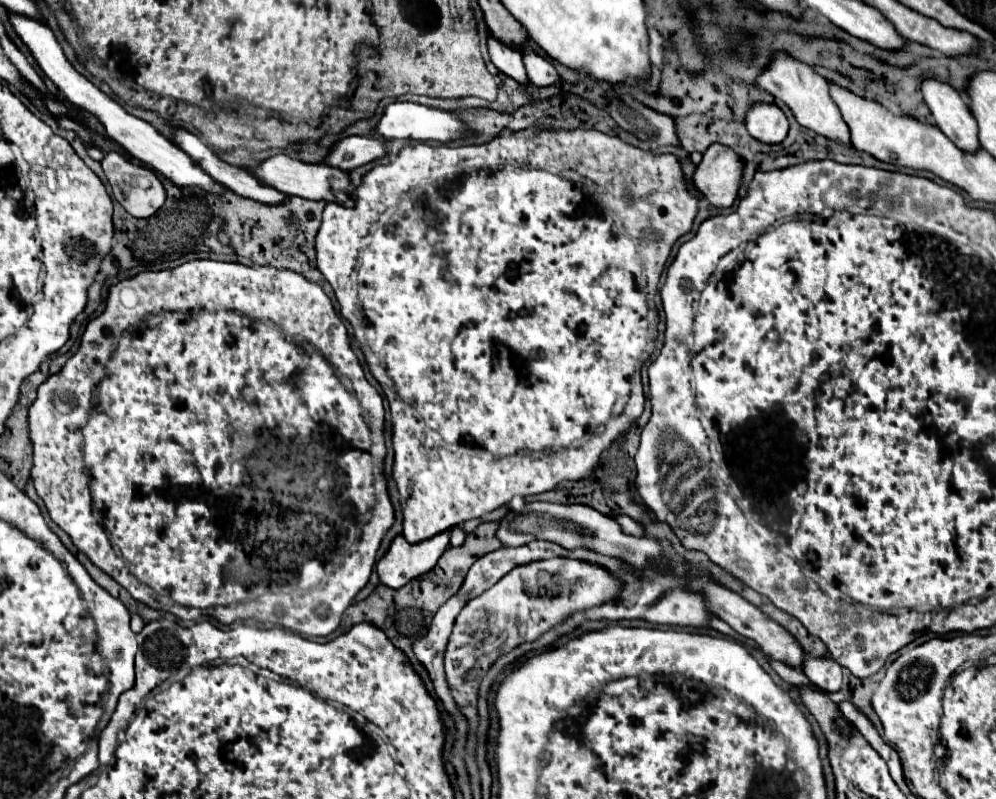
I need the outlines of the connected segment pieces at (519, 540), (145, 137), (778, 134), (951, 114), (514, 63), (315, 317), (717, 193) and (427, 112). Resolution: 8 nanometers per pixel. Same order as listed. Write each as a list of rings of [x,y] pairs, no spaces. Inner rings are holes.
[[[526,503],[522,513],[510,511],[506,517],[498,521],[496,537],[504,547],[520,547],[534,539],[550,539],[558,541],[558,545],[566,549],[576,547],[590,547],[604,555],[620,557],[636,567],[644,567],[646,557],[658,553],[658,547],[654,545],[654,539],[648,537],[634,537],[620,531],[614,519],[602,515],[600,511],[588,507],[588,505],[554,505],[554,503]]]
[[[10,15],[10,21],[18,33],[18,37],[28,45],[28,49],[32,51],[36,63],[40,65],[40,69],[46,73],[48,79],[54,81],[54,85],[64,93],[64,97],[68,97],[74,105],[82,107],[84,111],[92,113],[96,119],[100,119],[100,123],[104,125],[108,137],[116,139],[134,159],[142,161],[144,165],[152,167],[154,171],[158,171],[160,175],[164,175],[166,179],[170,179],[174,185],[178,187],[200,187],[206,193],[222,193],[224,187],[220,183],[216,183],[214,179],[210,179],[184,151],[180,151],[176,145],[172,145],[168,139],[164,139],[150,123],[130,115],[122,105],[118,105],[112,97],[108,97],[104,91],[100,91],[94,83],[90,83],[84,75],[80,75],[70,61],[66,59],[62,47],[58,45],[52,29],[40,21],[22,17],[22,15]]]
[[[754,101],[746,109],[746,127],[752,137],[772,145],[786,137],[788,119],[778,105]]]
[[[926,77],[922,81],[922,95],[930,107],[934,123],[958,149],[978,149],[978,125],[970,115],[966,99],[960,91],[934,77]]]
[[[488,35],[488,53],[490,53],[490,61],[498,67],[498,71],[502,71],[508,77],[514,77],[516,81],[522,83],[528,81],[522,55],[516,53],[514,47],[504,45],[502,41],[494,39],[494,35]]]
[[[194,259],[194,261],[188,261],[188,263],[174,267],[174,269],[146,271],[146,273],[138,273],[132,279],[120,281],[118,285],[110,287],[106,311],[86,325],[80,349],[66,361],[66,365],[58,373],[50,375],[38,387],[38,397],[30,405],[28,419],[30,419],[30,425],[28,425],[30,437],[34,443],[32,483],[34,483],[40,499],[44,501],[52,521],[70,535],[70,539],[78,547],[78,551],[86,553],[92,563],[96,563],[108,575],[112,575],[118,583],[122,583],[126,587],[126,591],[136,601],[142,601],[152,609],[168,611],[168,613],[172,613],[180,619],[186,619],[186,621],[198,619],[198,615],[202,613],[200,611],[202,605],[204,607],[222,605],[222,603],[236,599],[234,589],[238,585],[250,587],[256,581],[284,585],[290,581],[290,571],[292,571],[292,575],[300,573],[302,563],[306,563],[308,559],[316,559],[320,563],[326,563],[332,553],[350,553],[350,557],[346,557],[344,563],[330,575],[330,581],[324,587],[314,587],[314,589],[308,589],[300,595],[282,593],[286,597],[276,597],[276,601],[268,601],[268,603],[262,599],[240,601],[236,605],[214,607],[214,609],[206,611],[208,615],[216,617],[220,623],[232,623],[236,619],[254,617],[258,621],[270,621],[274,625],[284,625],[286,629],[300,633],[300,635],[306,635],[306,637],[324,637],[340,625],[344,611],[348,609],[348,605],[352,603],[356,593],[366,585],[370,571],[374,567],[374,559],[376,559],[376,551],[380,547],[380,541],[382,541],[386,529],[392,527],[392,523],[394,523],[392,503],[388,501],[386,495],[382,495],[384,491],[380,491],[384,485],[382,459],[386,455],[386,445],[384,445],[384,437],[382,437],[382,429],[384,429],[382,397],[366,381],[364,371],[360,367],[360,361],[350,347],[346,325],[336,315],[332,301],[326,297],[326,293],[322,291],[320,285],[308,281],[306,277],[302,277],[294,271],[284,271],[284,269],[276,269],[276,267],[262,267],[262,265],[248,267],[242,263]],[[278,397],[282,401],[282,411],[272,411],[272,401],[278,403]],[[282,477],[286,477],[286,509],[310,509],[310,513],[286,513],[286,509],[278,509],[278,493],[270,493],[270,489],[274,489],[274,481],[282,481]],[[340,513],[346,513],[346,517],[350,517],[350,521],[340,521]],[[172,589],[182,589],[182,591],[190,591],[190,593],[194,591],[198,595],[202,593],[204,601],[198,603],[200,609],[178,605],[176,601],[170,599],[170,595],[164,595],[164,593],[172,593]]]
[[[714,143],[696,167],[694,183],[716,207],[730,207],[744,177],[744,161],[726,145]]]
[[[394,101],[390,105],[386,105],[384,115],[380,117],[378,125],[374,127],[374,133],[386,137],[386,139],[414,139],[414,141],[440,141],[440,143],[448,143],[452,139],[460,139],[464,135],[464,127],[458,121],[458,117],[454,113],[442,111],[442,109],[432,109],[432,107],[424,107],[420,103],[402,103],[402,101]]]

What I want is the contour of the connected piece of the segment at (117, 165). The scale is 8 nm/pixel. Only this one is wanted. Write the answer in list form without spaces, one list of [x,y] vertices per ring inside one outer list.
[[[108,151],[104,153],[104,159],[102,159],[102,169],[108,177],[108,183],[112,185],[112,193],[114,193],[114,199],[134,217],[150,217],[156,213],[156,209],[162,207],[164,199],[166,199],[166,191],[158,179],[158,175],[140,165],[140,163],[134,163],[130,161],[126,155],[118,153],[118,151]]]

